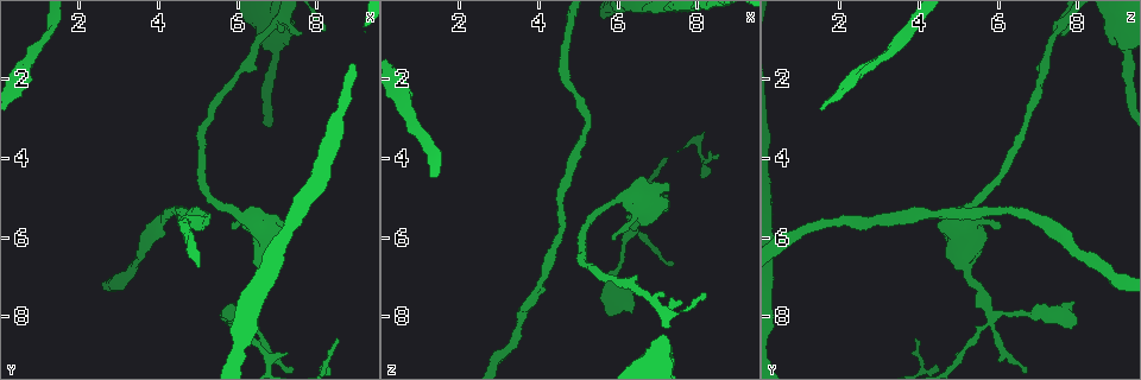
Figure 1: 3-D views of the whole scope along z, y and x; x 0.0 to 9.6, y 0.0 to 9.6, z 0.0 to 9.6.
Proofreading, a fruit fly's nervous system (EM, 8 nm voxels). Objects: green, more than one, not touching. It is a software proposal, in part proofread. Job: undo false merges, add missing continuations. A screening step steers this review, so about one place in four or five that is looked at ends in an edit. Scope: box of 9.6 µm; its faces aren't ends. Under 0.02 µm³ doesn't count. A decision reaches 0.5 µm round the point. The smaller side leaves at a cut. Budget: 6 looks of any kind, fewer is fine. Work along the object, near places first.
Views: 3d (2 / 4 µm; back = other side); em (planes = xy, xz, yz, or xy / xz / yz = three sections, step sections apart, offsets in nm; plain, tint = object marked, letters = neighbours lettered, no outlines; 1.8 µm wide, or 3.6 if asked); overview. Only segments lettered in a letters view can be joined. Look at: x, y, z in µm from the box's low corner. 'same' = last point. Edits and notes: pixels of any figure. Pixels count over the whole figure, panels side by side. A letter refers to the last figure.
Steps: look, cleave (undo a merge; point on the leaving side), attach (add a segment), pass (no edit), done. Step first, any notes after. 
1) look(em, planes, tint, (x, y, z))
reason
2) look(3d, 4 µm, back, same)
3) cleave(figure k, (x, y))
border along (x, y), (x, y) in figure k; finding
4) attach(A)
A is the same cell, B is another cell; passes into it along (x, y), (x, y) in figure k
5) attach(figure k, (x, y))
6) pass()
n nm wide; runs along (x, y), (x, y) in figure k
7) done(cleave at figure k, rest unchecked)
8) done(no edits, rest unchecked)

look(3d, 4 µm, (6.35, 7.65, 7.90))
an open end

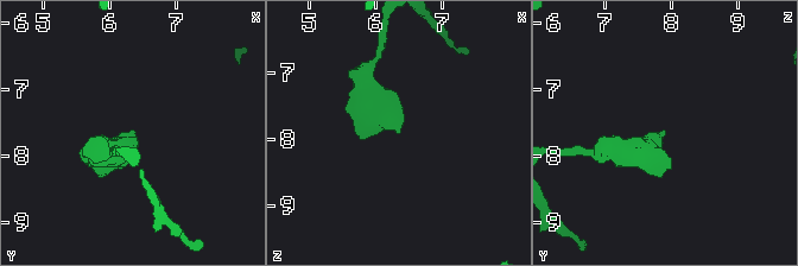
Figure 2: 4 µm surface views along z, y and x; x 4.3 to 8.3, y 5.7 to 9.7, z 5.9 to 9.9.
look(em, xy, step 8, tint, (6.40, 7.60, 7.85))
shape alone is not enough

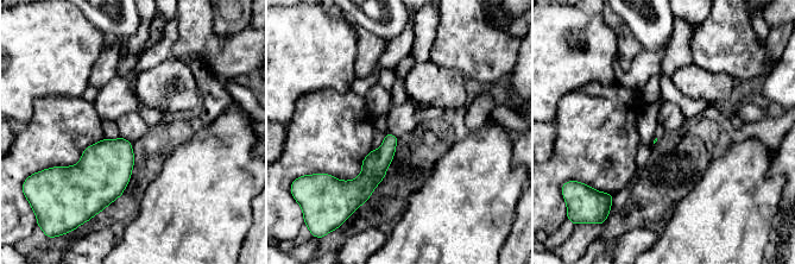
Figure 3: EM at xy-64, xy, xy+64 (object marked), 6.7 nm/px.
look(em, yz, step 16, letters, same)
another direction

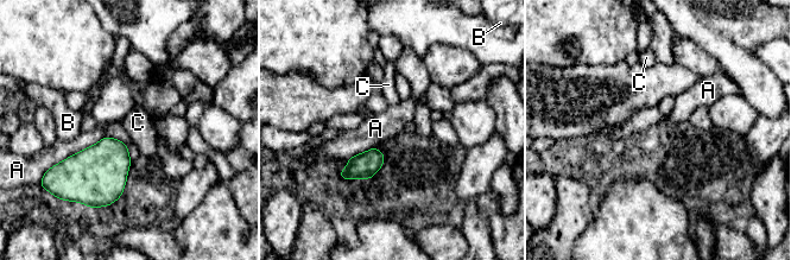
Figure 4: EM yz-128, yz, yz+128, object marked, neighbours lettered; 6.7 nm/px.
pass()
A, B and C are other cells; border along (106, 135), (62, 159), (54, 166) in figure 4; no lettered segment goes on from it

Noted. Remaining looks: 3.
look(em, xy, step 8, tint, (5.85, 5.75, 6.05))
free end

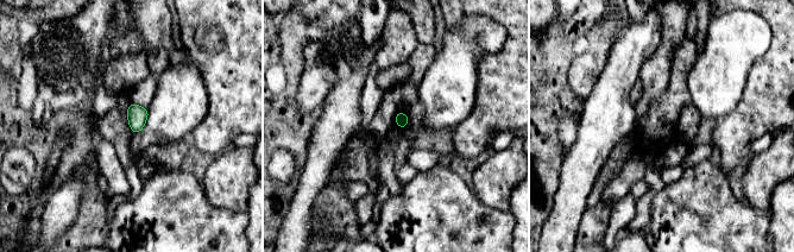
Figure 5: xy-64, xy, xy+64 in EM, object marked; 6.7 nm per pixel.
look(em, planes, letters, same)

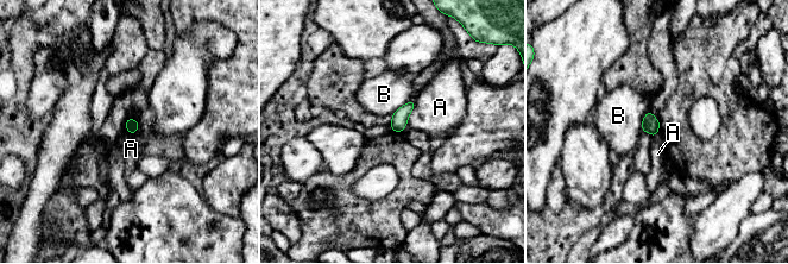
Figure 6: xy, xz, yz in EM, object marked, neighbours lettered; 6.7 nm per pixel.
pass()
A and B are other cells; border along (414, 100), (414, 107), (402, 131) in figure 6; no lettered segment goes on from it

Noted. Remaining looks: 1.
look(em, planes, letters, (6.40, 7.95, 5.85))
thin neck

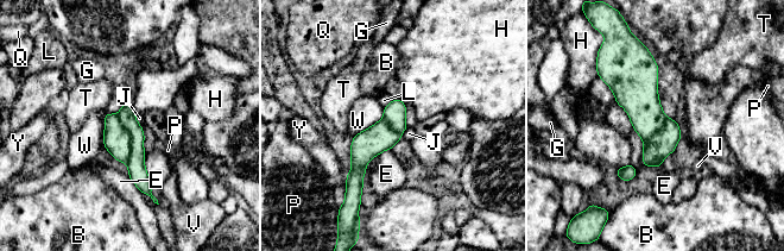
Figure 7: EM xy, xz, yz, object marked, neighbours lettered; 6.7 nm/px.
cleave(figure 7, (117, 139))
B, E, G, H, J, L, P, Q, T, V, W and Y are other cells; border along (115, 114), (130, 135), (126, 162) in figure 7; a second neuron is stuck on

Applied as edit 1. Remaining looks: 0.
done(cleave at figure 7, rest unchecked)

